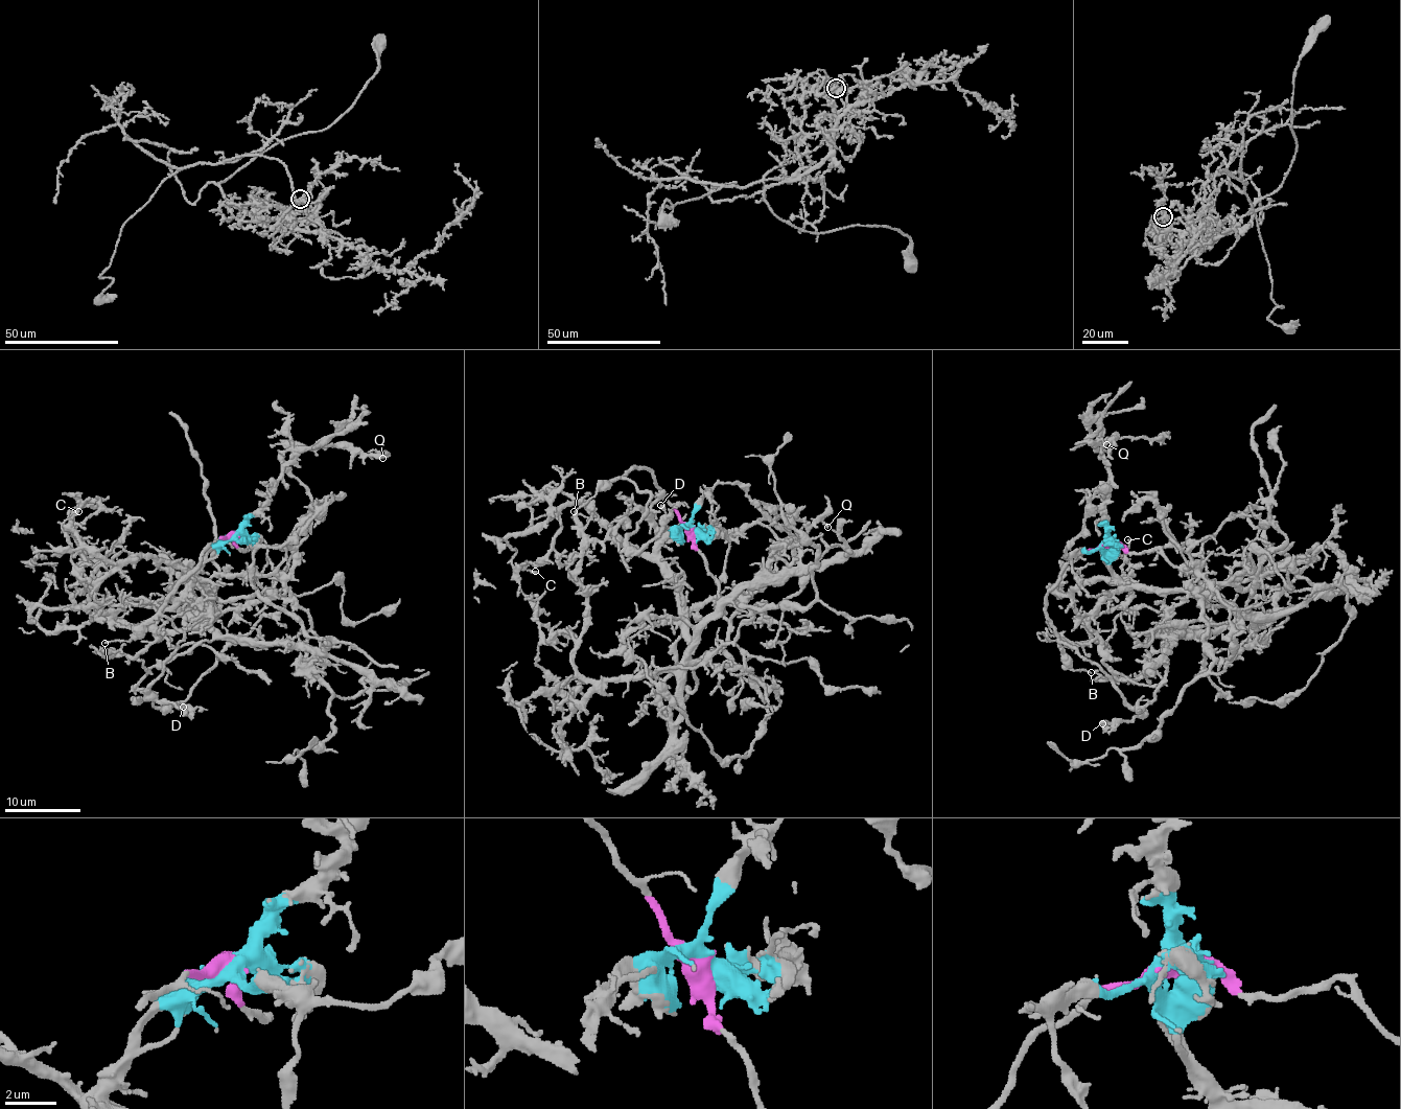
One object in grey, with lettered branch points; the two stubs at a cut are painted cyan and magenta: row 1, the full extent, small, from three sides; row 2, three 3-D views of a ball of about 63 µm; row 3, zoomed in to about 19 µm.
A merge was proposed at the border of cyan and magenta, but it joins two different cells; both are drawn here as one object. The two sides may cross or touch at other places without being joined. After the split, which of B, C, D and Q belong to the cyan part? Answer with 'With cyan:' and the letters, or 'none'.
With cyan: C, Q

